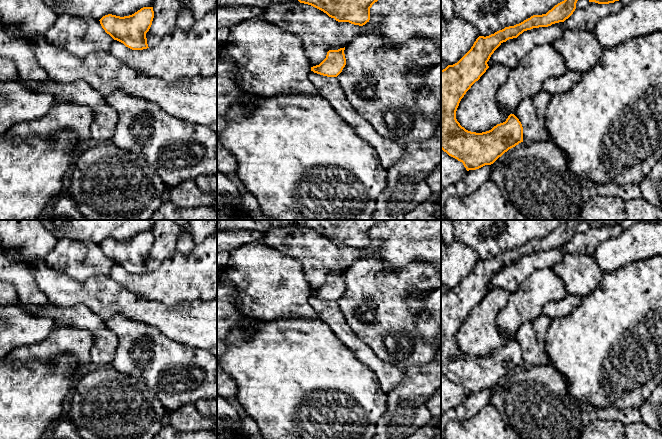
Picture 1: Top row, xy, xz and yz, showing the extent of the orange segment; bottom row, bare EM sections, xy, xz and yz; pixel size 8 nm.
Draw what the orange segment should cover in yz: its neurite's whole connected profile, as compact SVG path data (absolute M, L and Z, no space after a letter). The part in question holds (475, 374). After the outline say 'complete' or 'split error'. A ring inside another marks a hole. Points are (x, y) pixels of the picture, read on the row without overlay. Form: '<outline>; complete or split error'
M569 220L546 238L533 239L486 261L479 260L457 287L441 294L441 373L462 386L469 395L493 388L509 373L523 366L523 351L514 338L510 338L505 346L482 357L466 354L456 343L461 323L489 292L487 286L491 279L503 266L517 262L524 255L564 246L573 238L580 222L609 228L624 221Z; complete

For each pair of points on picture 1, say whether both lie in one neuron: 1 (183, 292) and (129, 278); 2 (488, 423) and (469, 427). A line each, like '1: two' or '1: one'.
1: one
2: one

